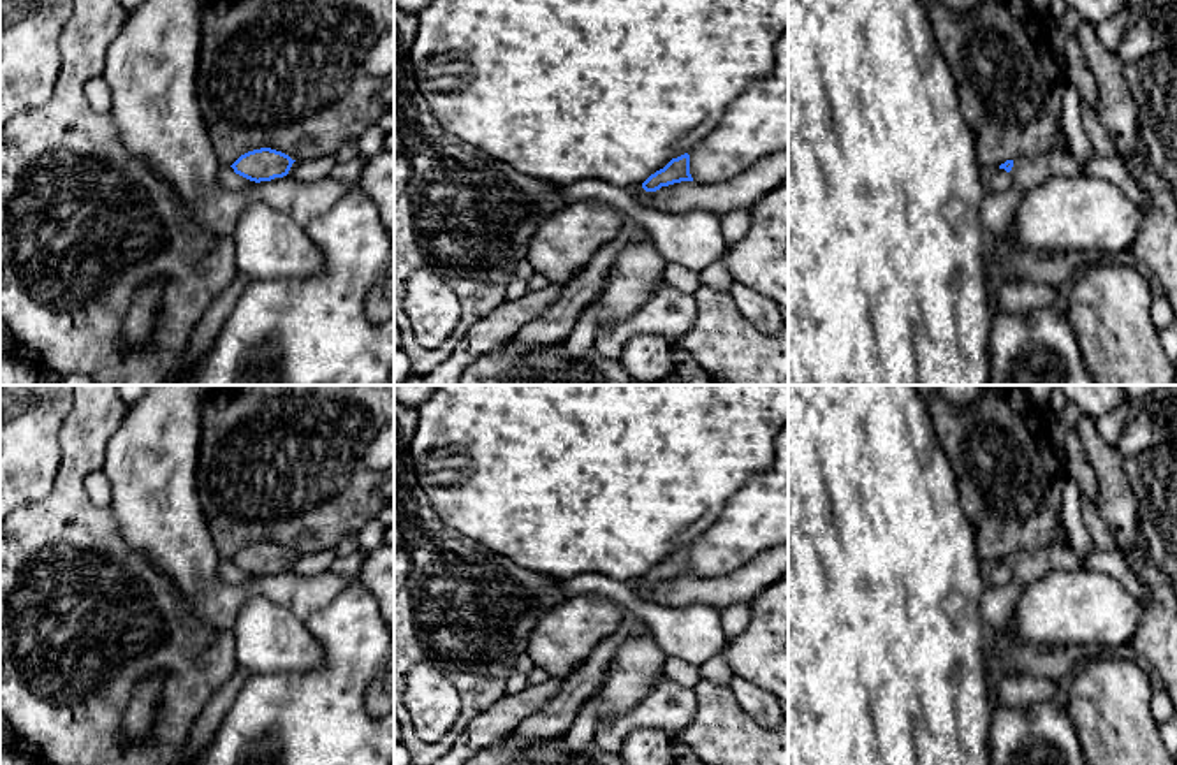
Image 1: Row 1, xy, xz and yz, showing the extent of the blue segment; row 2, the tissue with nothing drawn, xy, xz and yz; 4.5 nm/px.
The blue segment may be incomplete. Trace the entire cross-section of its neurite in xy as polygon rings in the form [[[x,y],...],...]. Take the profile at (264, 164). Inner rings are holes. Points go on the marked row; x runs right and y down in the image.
[[[260,148],[241,155],[230,167],[236,174],[260,183],[287,176],[294,162],[281,151]]]

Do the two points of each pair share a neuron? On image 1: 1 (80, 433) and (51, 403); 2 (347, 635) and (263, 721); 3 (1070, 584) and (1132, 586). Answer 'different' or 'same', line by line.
1: different
2: same
3: different

